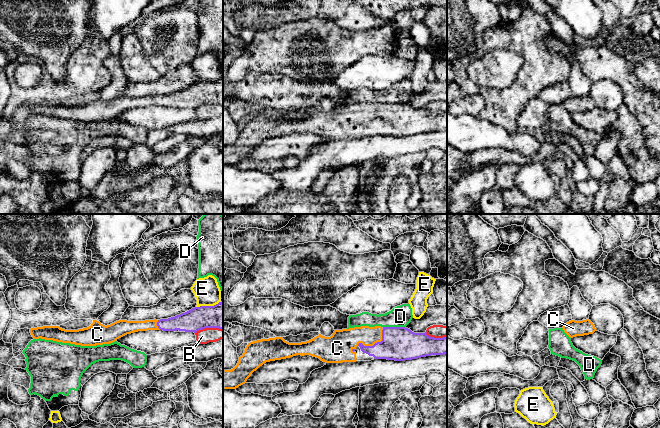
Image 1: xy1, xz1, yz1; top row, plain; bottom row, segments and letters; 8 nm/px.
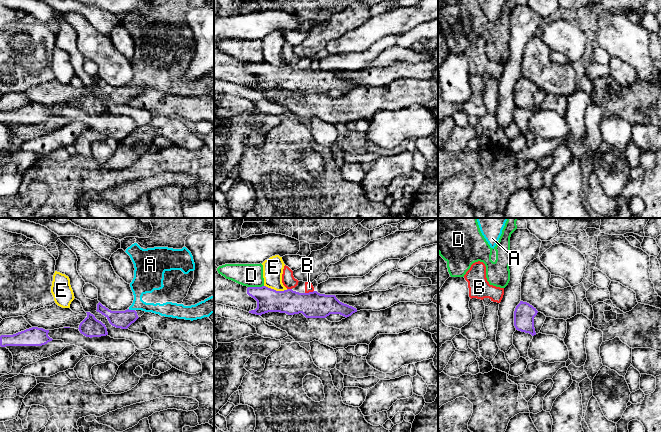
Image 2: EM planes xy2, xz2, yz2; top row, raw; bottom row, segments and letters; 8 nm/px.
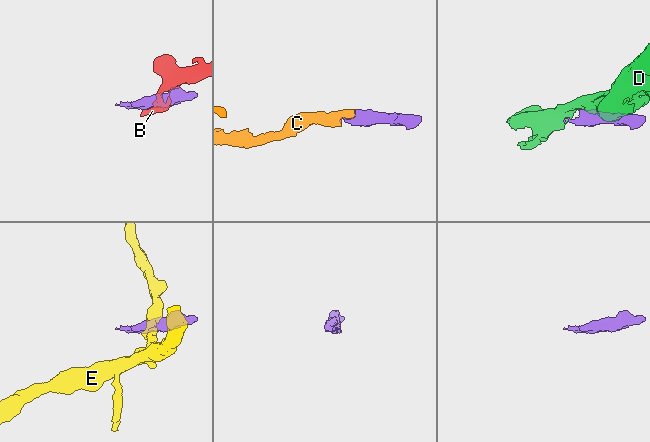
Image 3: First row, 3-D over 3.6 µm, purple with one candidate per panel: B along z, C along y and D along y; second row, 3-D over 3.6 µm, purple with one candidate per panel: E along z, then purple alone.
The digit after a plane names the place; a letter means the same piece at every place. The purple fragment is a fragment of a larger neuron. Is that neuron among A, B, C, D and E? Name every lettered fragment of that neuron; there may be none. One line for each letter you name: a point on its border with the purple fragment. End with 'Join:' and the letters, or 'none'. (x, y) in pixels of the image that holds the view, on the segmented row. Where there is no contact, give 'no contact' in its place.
A: xy2 (131, 310)
C: xz1 (375, 343)
Join: A, C

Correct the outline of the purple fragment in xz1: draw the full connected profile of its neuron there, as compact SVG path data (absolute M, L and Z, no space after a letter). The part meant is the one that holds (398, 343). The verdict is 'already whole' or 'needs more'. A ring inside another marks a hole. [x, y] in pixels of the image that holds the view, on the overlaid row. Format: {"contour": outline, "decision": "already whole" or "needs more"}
{"contour": "M361 326L335 330L330 337L319 334L301 343L289 343L283 337L261 339L248 343L237 365L231 370L223 370L223 389L236 389L246 383L251 374L266 362L290 358L296 355L310 355L326 363L356 362L356 347L374 359L395 361L412 360L431 355L447 354L447 337L434 338L427 333L414 333L405 327Z", "decision": "needs more"}

